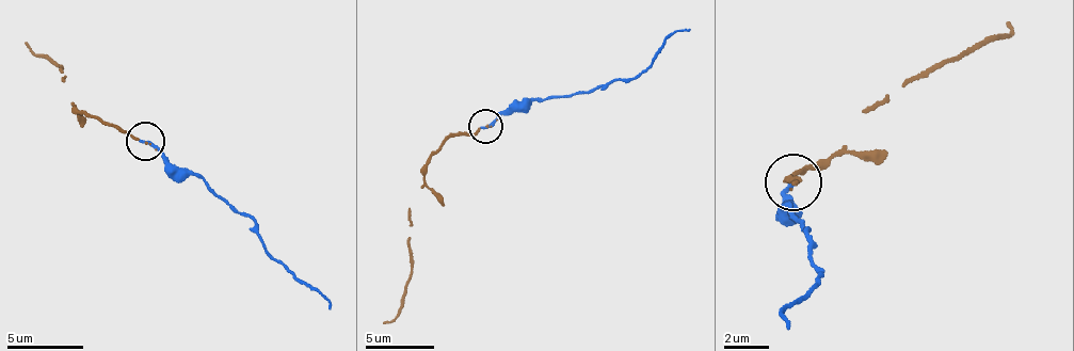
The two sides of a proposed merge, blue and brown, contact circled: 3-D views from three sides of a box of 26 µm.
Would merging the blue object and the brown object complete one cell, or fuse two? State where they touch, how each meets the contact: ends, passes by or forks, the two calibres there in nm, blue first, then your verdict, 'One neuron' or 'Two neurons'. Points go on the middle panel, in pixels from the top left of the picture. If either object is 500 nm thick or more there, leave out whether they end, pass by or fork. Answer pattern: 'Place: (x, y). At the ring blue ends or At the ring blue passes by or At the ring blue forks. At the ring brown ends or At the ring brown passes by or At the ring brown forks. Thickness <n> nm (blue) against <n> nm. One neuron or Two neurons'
Place: (485, 126). At the ring blue ends. At the ring brown ends. Thickness 240 nm (blue) against 130 nm. One neuron

